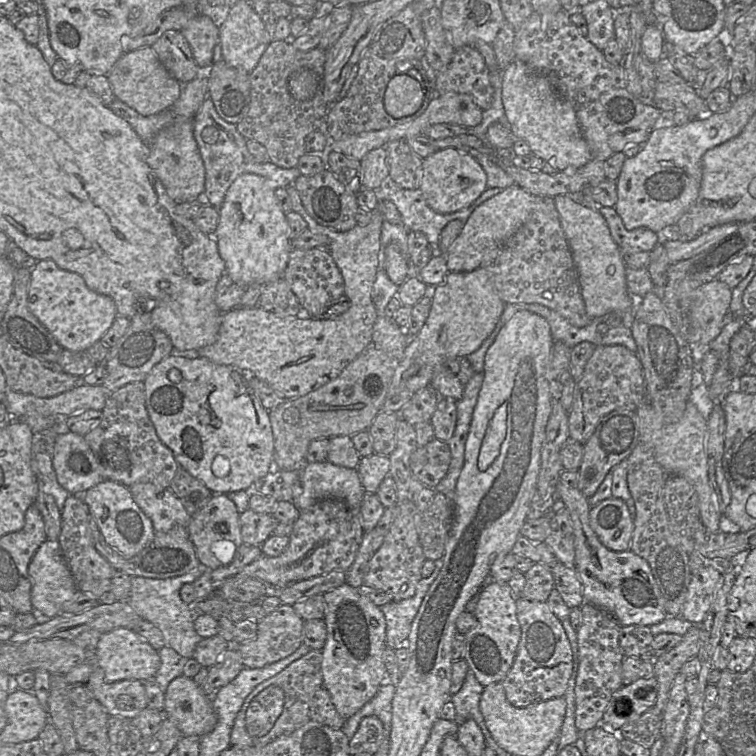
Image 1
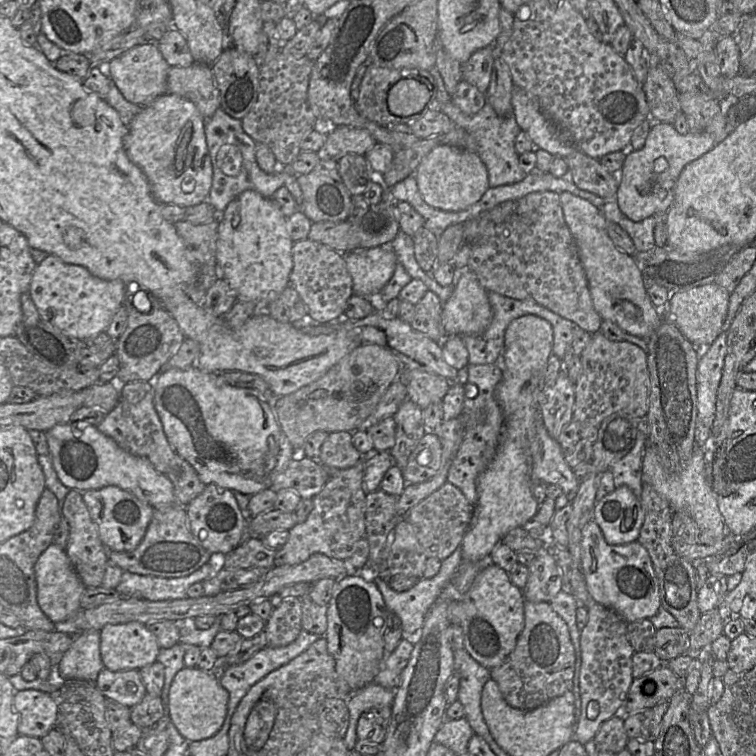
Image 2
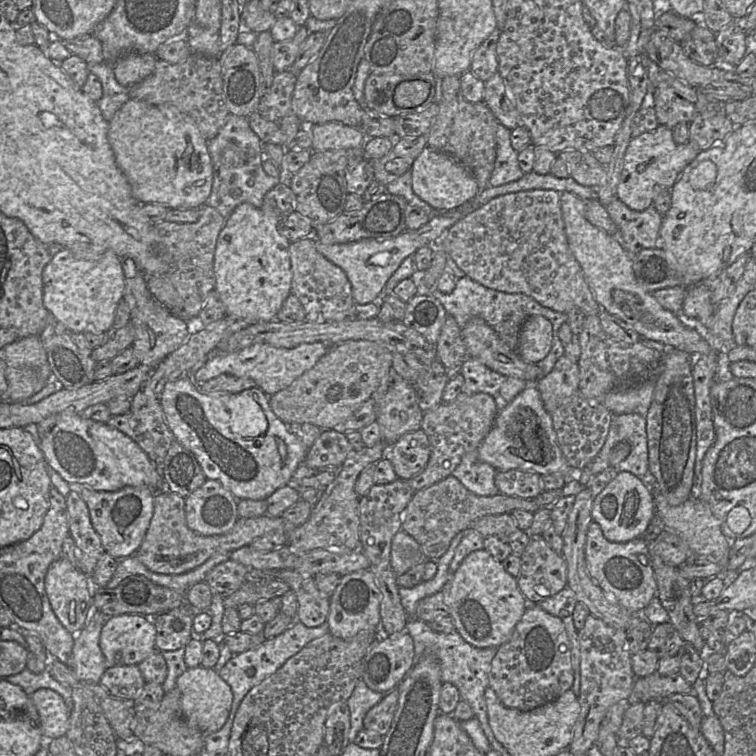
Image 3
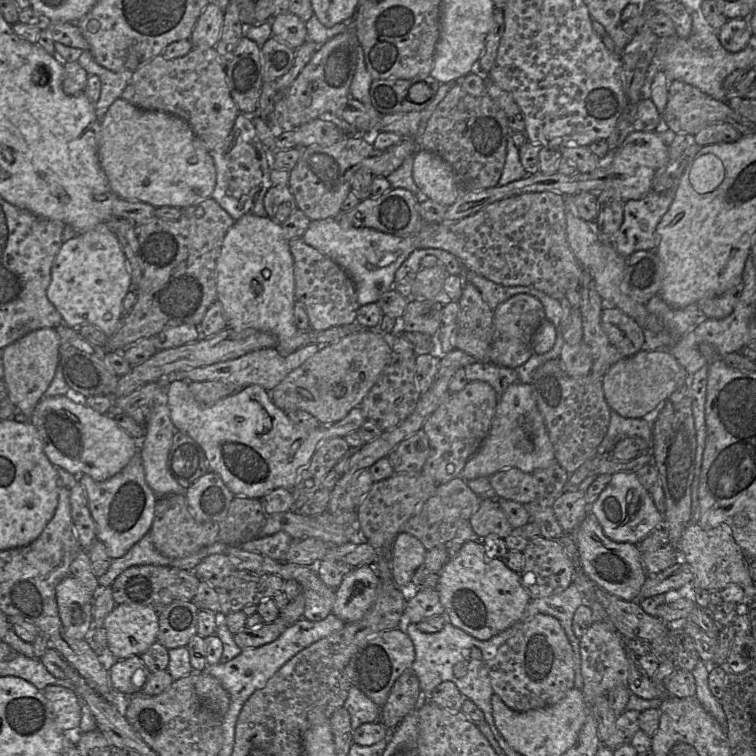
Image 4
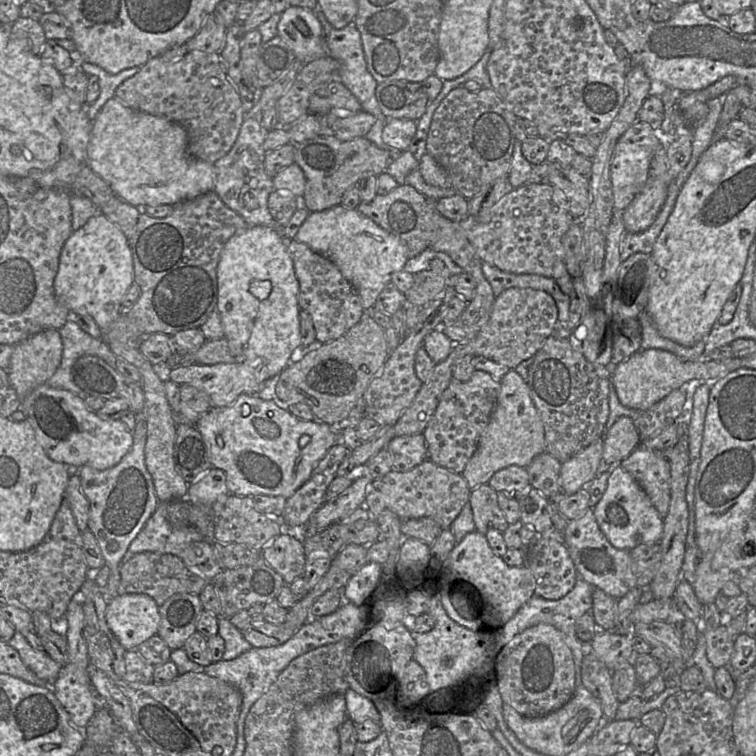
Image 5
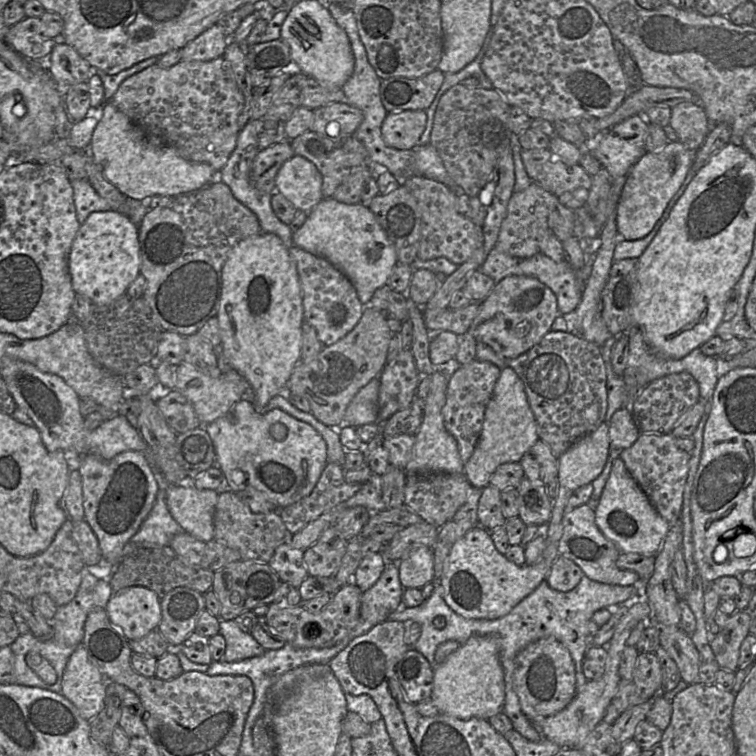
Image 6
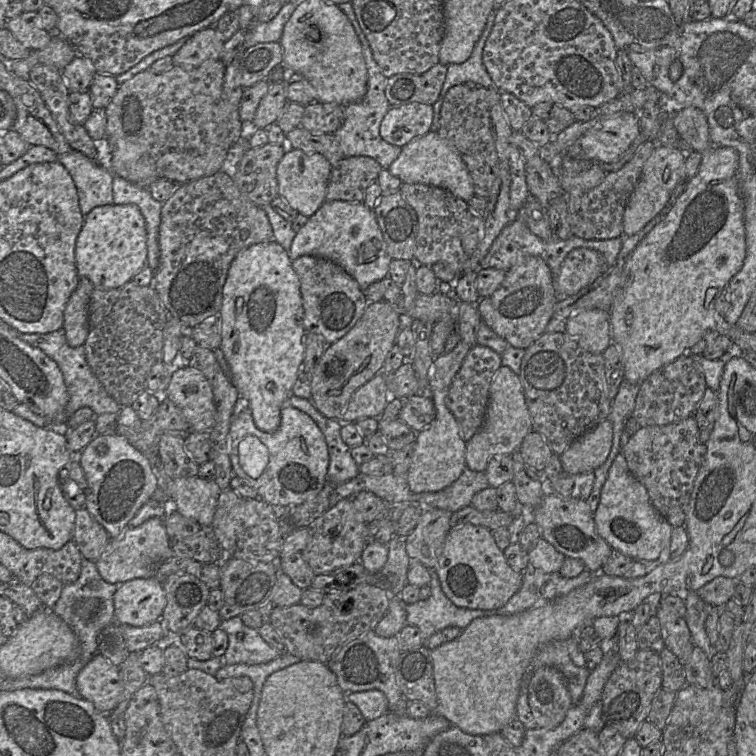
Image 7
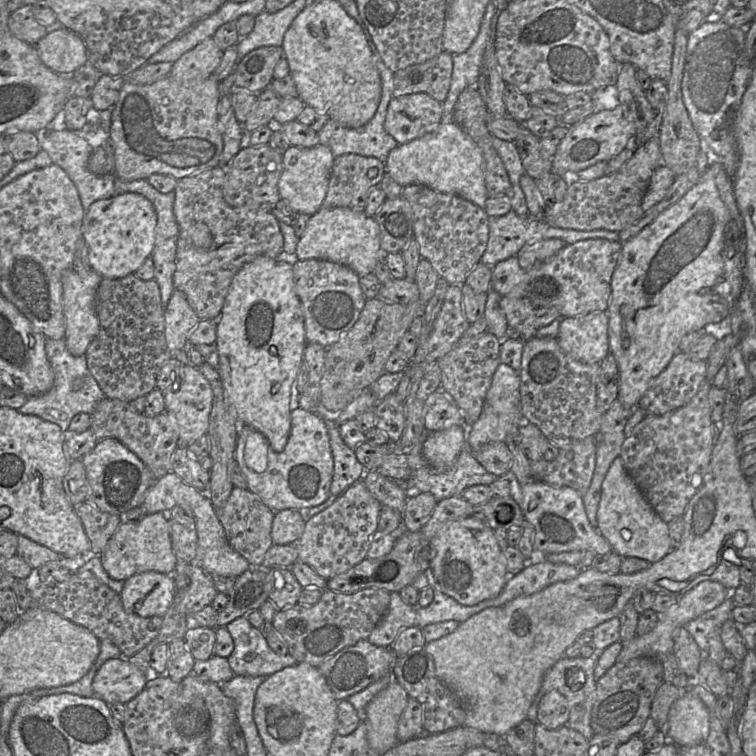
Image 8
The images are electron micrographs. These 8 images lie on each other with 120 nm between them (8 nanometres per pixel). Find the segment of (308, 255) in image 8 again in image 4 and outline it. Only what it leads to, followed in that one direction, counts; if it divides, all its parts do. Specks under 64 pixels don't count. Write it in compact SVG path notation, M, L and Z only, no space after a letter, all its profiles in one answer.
M338 218L310 221L301 238L349 274L355 285L360 306L377 303L384 293L394 288L396 271L415 249L420 248L417 236L399 237L371 228L343 227Z

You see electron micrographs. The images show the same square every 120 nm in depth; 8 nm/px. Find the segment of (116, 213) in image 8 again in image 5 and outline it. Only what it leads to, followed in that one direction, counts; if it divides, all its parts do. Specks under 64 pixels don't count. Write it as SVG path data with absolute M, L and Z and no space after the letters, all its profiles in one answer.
M103 213L95 214L84 226L71 233L61 250L54 279L55 296L71 314L90 315L103 333L122 313L123 298L133 283L129 240Z

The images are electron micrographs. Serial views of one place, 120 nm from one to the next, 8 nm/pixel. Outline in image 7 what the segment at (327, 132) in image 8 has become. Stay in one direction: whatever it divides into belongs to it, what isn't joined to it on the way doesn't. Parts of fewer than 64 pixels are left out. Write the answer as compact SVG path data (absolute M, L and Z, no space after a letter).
M351 2L337 4L343 13L348 17L353 25L355 32L361 42L363 56L367 67L367 92L365 96L358 102L350 103L344 106L344 121L341 127L333 134L336 136L344 157L351 156L367 156L376 160L383 169L388 169L389 166L398 158L402 151L402 147L389 144L382 139L380 135L380 125L389 111L389 104L385 89L388 78L384 76L379 65L373 58L370 44L363 33L359 22L353 14Z

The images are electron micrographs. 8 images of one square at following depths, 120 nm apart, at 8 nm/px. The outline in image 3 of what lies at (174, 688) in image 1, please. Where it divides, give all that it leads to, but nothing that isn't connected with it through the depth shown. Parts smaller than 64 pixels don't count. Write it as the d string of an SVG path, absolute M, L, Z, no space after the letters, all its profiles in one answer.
M201 666L188 668L176 680L176 688L181 693L180 706L187 724L207 735L219 731L226 723L233 702L230 686L212 668Z

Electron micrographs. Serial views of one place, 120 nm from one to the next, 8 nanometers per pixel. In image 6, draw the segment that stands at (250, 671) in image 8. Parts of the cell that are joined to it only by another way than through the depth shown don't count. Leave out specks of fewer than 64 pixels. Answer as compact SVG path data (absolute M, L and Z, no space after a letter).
M220 619L219 633L226 641L225 653L219 661L241 661L261 656L266 651L250 633L243 632L235 620Z

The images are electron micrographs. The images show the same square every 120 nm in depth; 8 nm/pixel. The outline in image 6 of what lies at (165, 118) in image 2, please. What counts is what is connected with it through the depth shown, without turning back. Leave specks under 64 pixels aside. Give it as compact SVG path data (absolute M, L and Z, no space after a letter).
M110 101L101 108L87 151L103 176L122 194L135 200L142 201L154 195L174 197L192 192L217 177L217 172L210 164L185 160L170 145L149 136Z

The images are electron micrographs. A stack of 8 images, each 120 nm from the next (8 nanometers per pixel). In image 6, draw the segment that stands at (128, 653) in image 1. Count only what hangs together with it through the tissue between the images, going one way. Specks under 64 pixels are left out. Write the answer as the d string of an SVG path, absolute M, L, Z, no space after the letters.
M128 587L111 596L106 612L129 641L141 639L157 629L161 621L160 598L146 587Z

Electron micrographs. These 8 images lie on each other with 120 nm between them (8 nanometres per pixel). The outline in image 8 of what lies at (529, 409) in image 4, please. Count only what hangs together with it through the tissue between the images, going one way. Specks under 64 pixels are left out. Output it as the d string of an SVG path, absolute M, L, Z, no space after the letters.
M500 363L493 375L487 391L484 406L479 419L471 428L467 428L466 448L472 453L480 450L490 442L505 442L512 429L519 429L529 424L523 418L520 396L520 379L517 371L504 363Z

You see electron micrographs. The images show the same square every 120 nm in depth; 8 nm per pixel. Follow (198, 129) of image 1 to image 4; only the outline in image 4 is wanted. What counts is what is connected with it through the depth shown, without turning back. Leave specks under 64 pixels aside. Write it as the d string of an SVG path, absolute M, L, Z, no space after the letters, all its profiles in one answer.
M240 112L228 137L210 154L216 169L216 185L211 198L235 221L245 214L266 217L264 197L273 186L270 180L271 154L257 136L251 115L241 114Z

